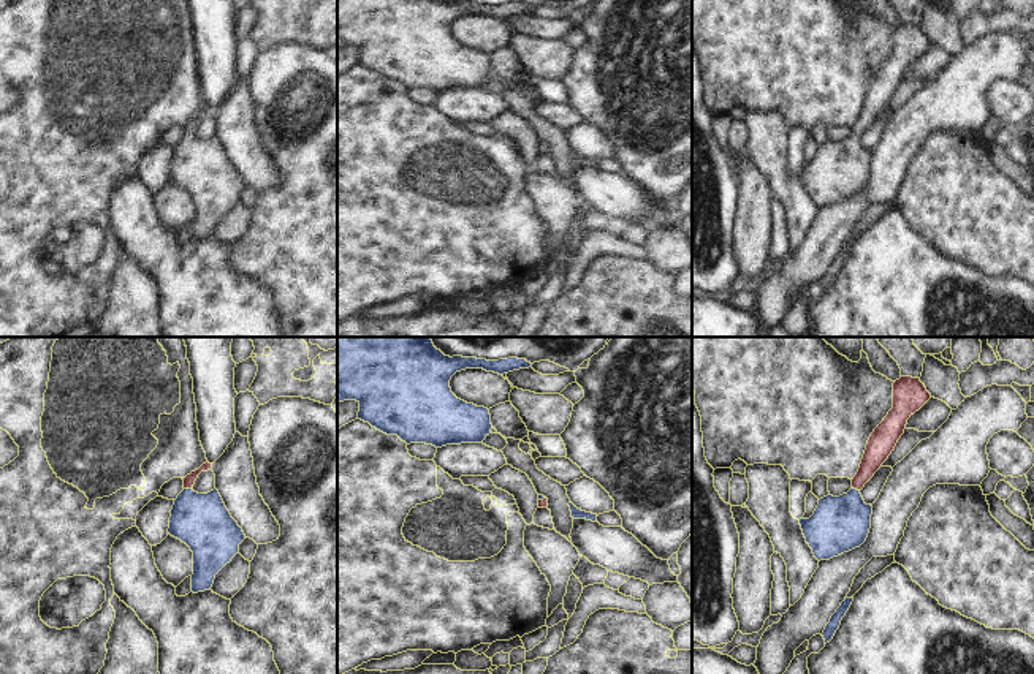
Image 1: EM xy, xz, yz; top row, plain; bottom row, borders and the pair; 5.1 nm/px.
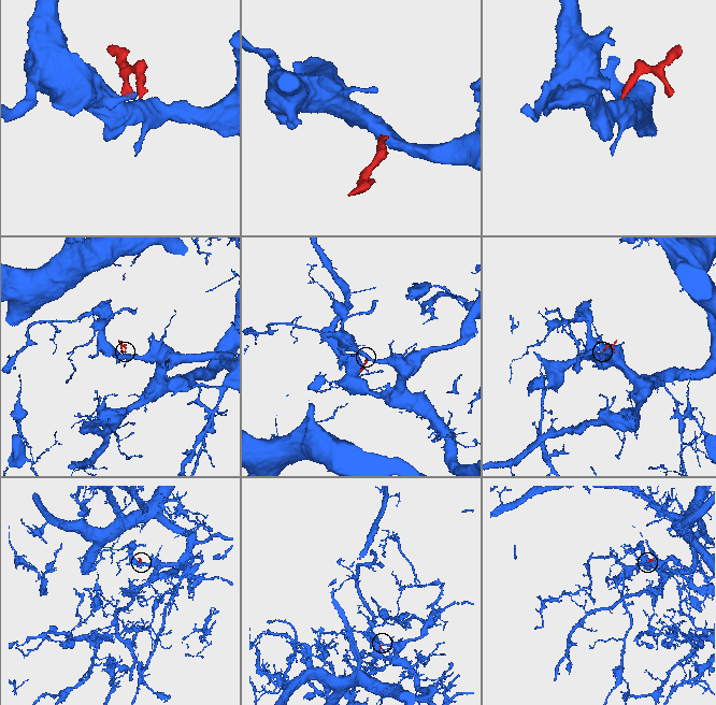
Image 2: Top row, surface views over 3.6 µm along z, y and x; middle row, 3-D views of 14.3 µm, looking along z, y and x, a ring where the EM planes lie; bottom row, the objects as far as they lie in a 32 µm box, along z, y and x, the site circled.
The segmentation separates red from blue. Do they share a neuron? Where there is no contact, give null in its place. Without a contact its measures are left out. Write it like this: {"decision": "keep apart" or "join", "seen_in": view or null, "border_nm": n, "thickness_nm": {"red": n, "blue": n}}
{"decision": "join", "seen_in": "xy", "border_nm": 50, "thickness_nm": {"red": 60, "blue": 280}}

